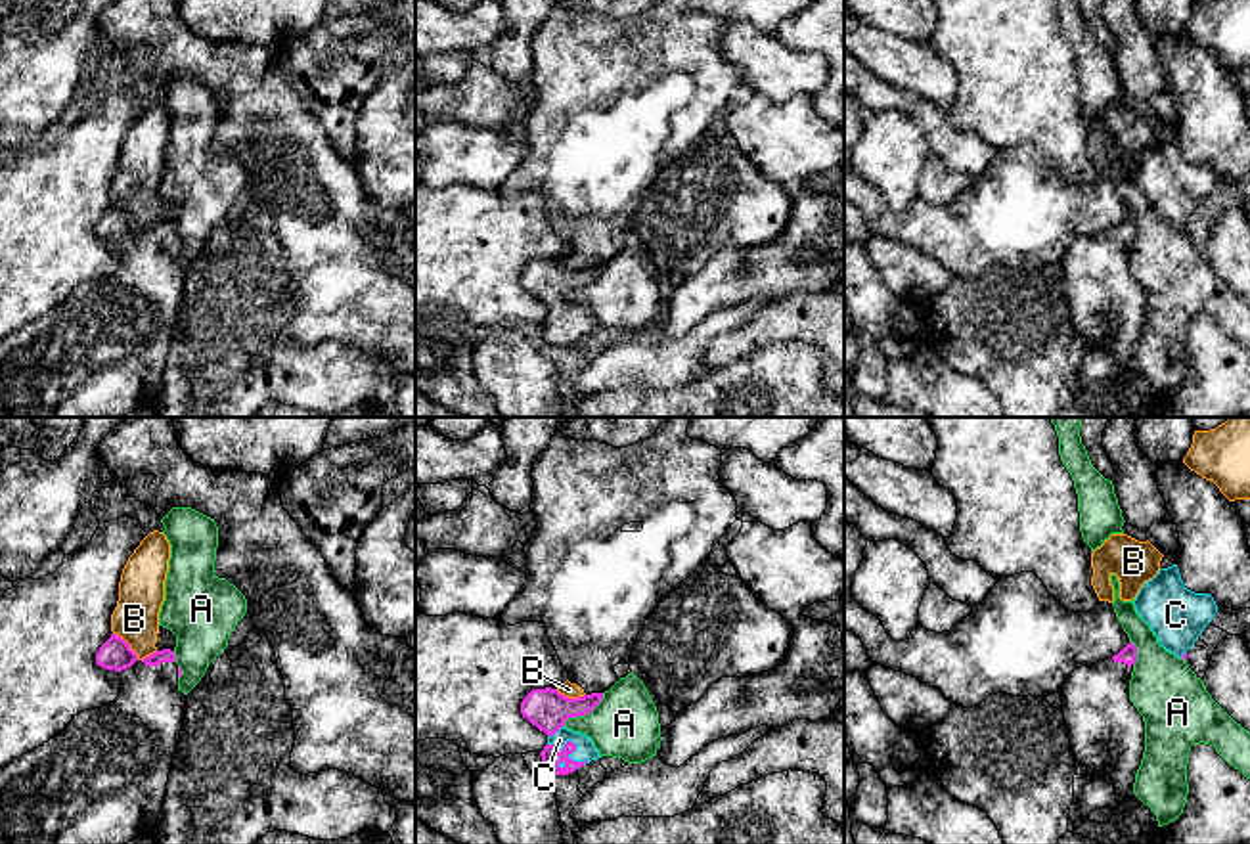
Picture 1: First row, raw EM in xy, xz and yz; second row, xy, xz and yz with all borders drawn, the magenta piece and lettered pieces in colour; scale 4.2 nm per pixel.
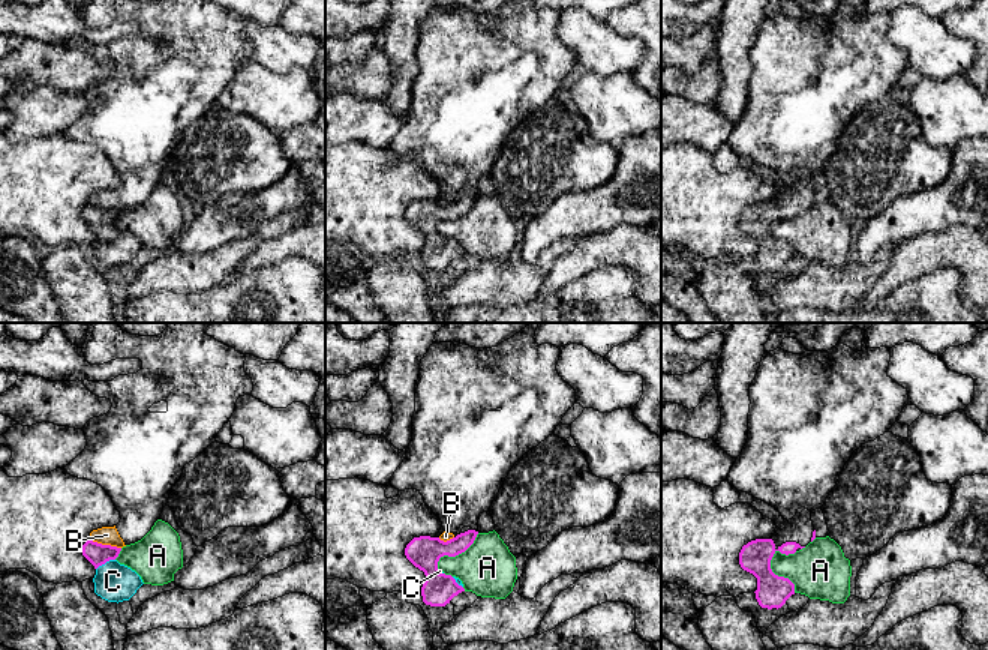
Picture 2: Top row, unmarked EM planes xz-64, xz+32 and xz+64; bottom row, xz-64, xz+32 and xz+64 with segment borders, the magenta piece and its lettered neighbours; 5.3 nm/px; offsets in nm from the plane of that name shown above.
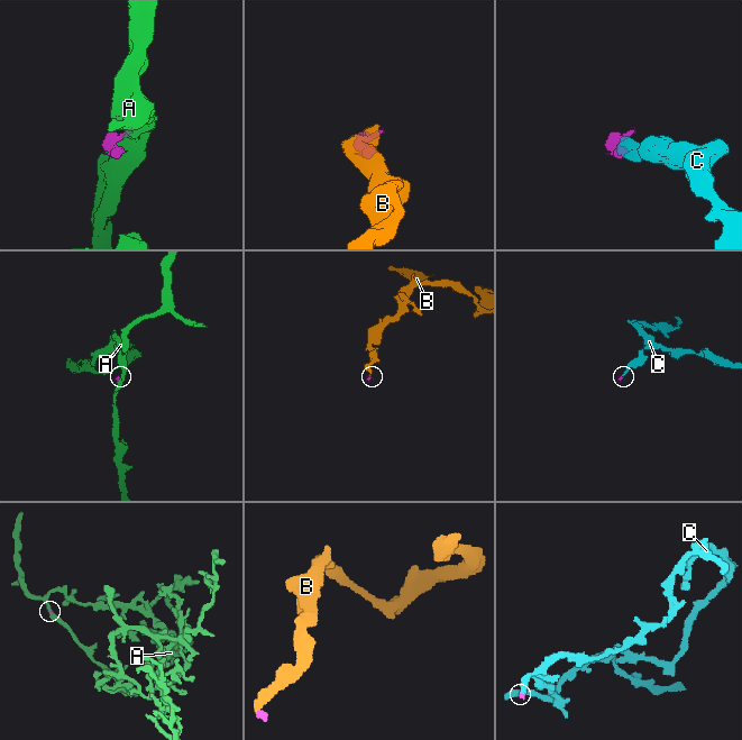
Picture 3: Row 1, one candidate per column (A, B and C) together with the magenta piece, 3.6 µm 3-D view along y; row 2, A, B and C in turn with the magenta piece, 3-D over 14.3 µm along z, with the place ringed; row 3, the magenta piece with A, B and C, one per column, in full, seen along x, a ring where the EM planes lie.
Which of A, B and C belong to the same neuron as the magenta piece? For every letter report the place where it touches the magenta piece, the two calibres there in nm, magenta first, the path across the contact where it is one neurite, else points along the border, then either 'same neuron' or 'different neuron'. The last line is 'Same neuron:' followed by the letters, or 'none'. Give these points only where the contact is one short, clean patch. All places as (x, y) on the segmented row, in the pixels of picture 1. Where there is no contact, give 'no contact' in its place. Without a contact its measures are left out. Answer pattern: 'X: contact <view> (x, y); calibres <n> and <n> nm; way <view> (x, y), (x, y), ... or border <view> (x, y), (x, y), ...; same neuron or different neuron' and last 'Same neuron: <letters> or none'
A: contact xz (584, 714); calibres 170 and 280 nm; different neuron
B: contact xy (134, 653); calibres 140 and 190 nm; border xy (113, 632), (140, 659), (156, 651); different neuron
C: contact xz (575, 747); calibres 80 and 80 nm; way xz (550, 756), (559, 756), (575, 747), (584, 747); same neuron
Same neuron: C

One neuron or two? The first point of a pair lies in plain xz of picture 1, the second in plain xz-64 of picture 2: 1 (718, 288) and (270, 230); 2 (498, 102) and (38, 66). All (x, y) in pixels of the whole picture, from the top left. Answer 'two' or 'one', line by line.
1: two
2: one

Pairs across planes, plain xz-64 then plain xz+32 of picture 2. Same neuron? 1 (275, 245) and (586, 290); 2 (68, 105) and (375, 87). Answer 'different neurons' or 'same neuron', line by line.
1: different neurons
2: different neurons

